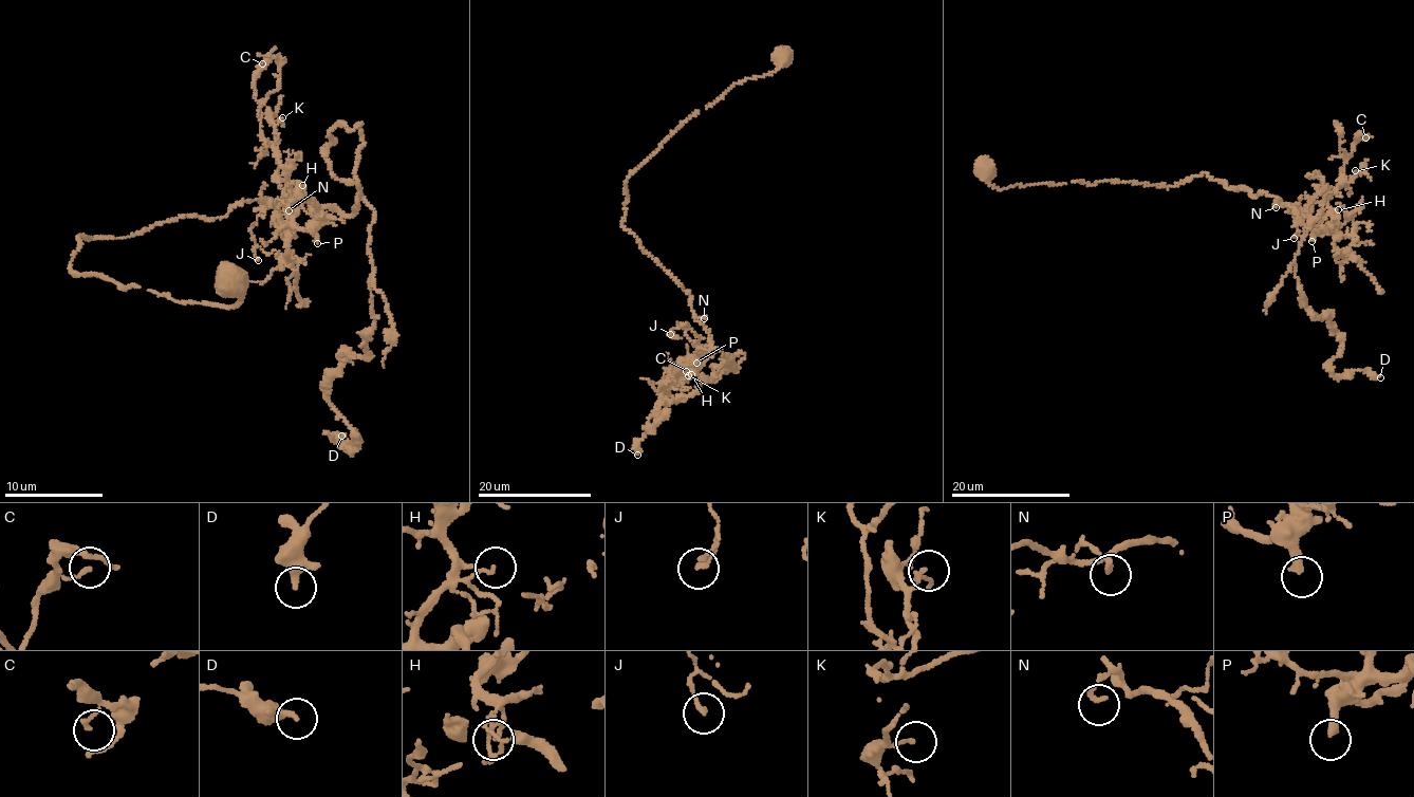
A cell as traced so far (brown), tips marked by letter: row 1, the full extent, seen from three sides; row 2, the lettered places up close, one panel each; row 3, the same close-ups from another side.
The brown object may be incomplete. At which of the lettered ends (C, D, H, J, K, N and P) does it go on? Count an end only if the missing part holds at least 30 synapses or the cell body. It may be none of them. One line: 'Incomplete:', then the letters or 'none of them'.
Incomplete: P

